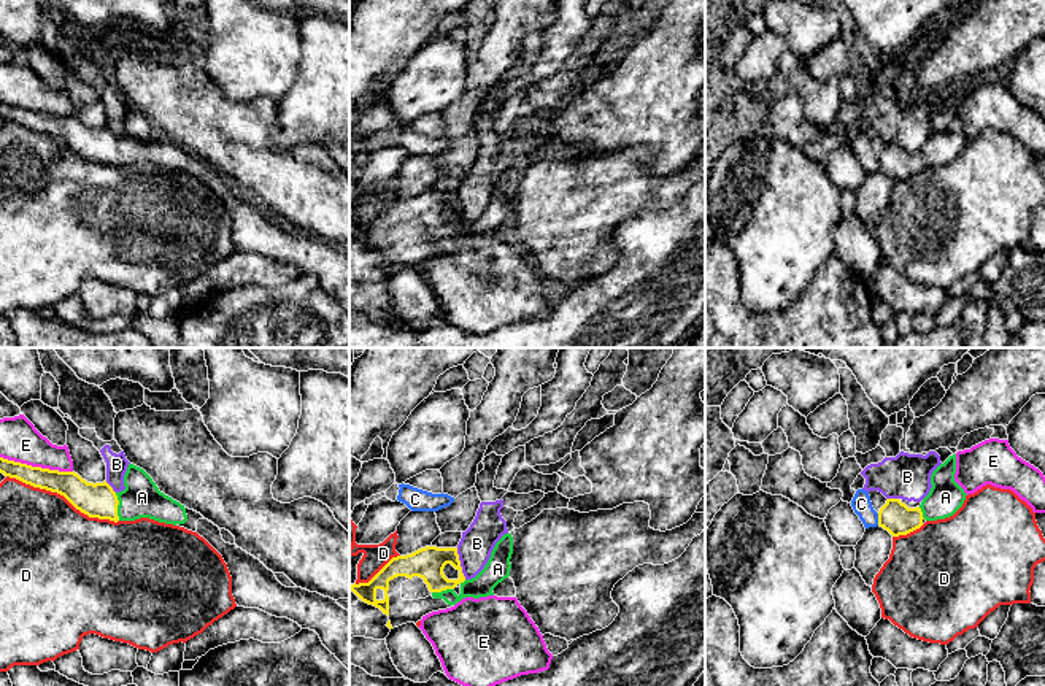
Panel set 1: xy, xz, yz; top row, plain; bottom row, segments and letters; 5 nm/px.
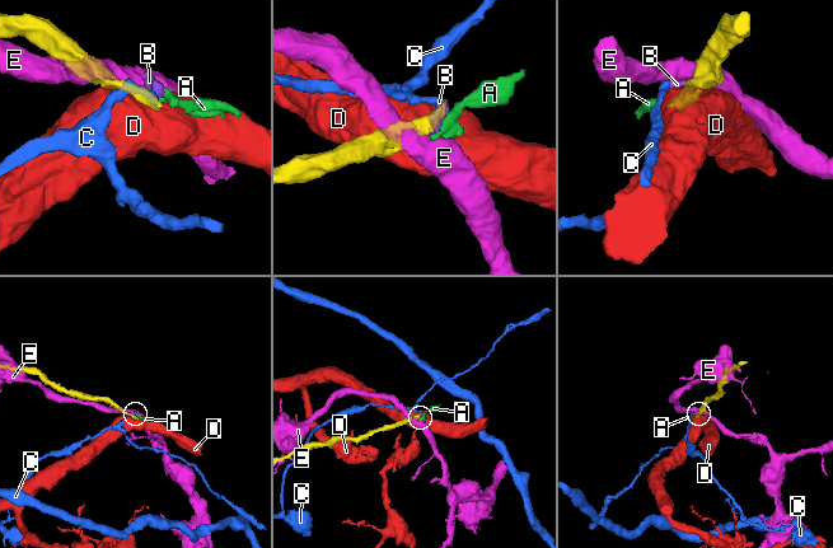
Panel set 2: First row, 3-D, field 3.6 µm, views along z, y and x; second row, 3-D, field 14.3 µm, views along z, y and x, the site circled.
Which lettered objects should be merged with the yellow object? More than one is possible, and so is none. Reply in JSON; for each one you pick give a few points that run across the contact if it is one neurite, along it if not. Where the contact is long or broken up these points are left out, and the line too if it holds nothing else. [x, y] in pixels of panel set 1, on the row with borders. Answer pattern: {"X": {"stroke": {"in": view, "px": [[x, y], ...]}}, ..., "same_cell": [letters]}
{"A": {"stroke": {"in": "xy", "px": [[99, 501], [116, 507], [129, 505], [142, 497]]}}, "same_cell": ["A"]}

